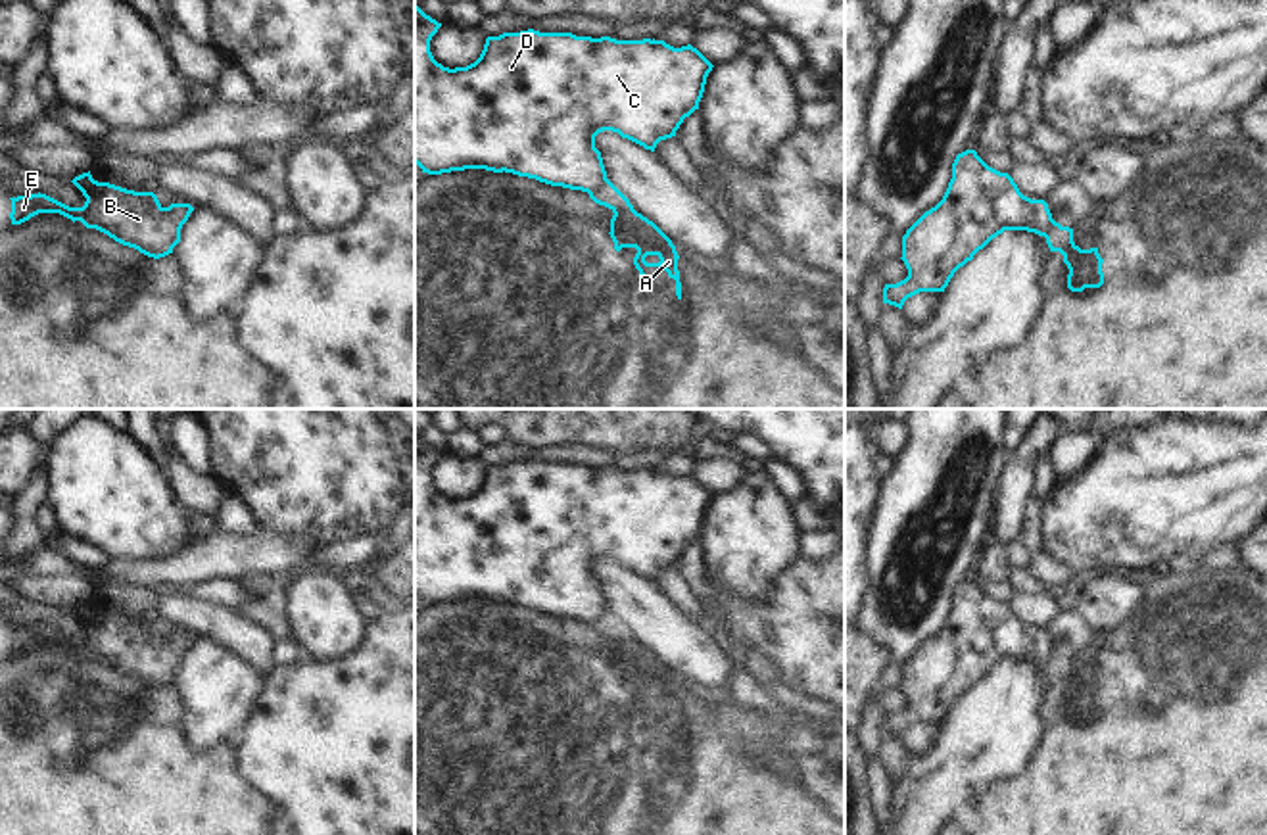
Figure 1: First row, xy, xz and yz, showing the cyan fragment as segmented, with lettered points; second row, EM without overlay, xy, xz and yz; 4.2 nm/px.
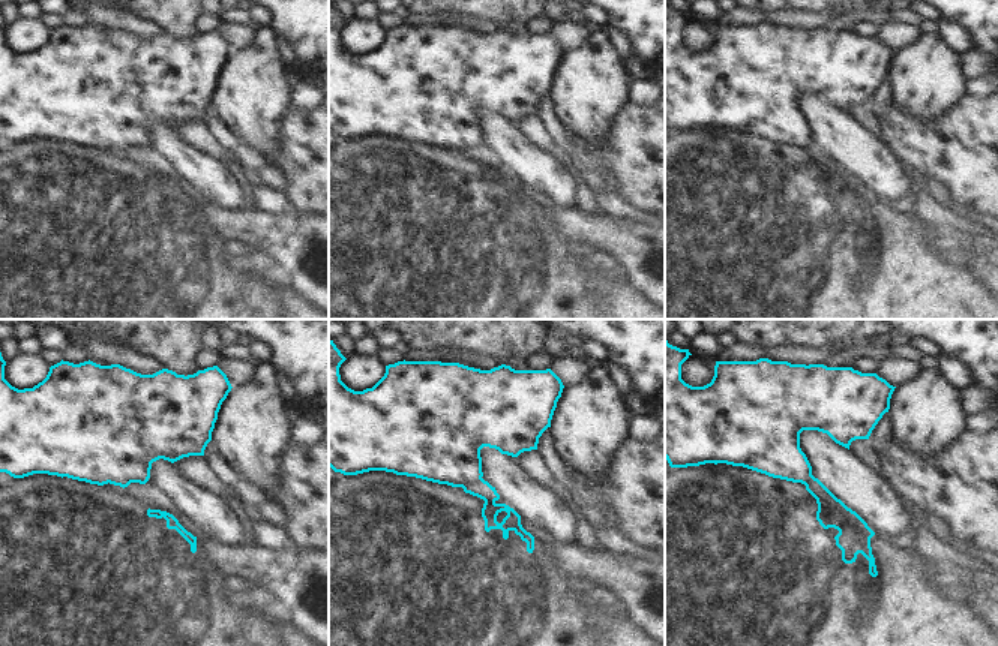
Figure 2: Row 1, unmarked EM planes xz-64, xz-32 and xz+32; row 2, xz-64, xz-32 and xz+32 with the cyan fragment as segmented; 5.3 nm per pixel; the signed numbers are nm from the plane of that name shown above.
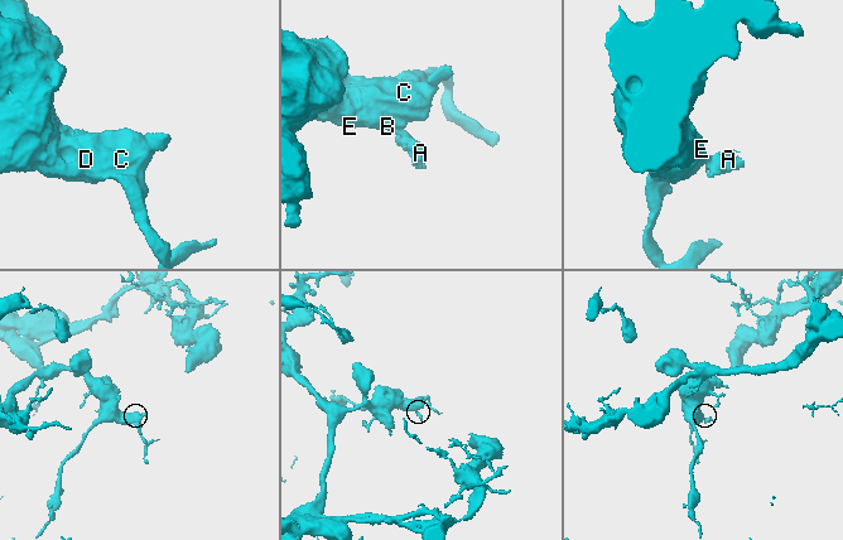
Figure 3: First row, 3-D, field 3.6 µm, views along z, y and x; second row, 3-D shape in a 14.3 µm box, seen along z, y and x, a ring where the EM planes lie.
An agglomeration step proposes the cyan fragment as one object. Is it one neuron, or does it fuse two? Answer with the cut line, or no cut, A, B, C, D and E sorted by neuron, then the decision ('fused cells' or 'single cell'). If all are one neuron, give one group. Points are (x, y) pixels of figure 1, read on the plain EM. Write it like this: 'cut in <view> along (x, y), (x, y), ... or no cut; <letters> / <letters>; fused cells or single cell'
cut in xz along (607, 609), (588, 622); A / B C D E; fused cells

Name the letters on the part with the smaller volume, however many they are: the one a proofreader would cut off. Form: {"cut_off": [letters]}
{"cut_off": ["A"]}

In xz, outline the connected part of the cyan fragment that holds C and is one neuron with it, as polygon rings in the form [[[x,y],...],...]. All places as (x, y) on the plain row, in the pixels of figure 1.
[[[415,436],[415,593],[428,605],[486,599],[536,608],[551,616],[593,622],[607,612],[595,566],[618,562],[655,582],[695,539],[705,522],[712,493],[691,474],[674,478],[664,470],[591,468],[572,463],[539,463],[534,459],[488,466],[480,488],[466,497],[443,497],[430,482],[430,470],[442,453]]]

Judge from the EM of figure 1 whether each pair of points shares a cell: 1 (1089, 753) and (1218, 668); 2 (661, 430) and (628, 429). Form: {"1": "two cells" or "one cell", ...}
{"1": "one cell", "2": "one cell"}

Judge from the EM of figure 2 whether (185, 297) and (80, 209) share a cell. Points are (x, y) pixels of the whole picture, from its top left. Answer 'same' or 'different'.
same

